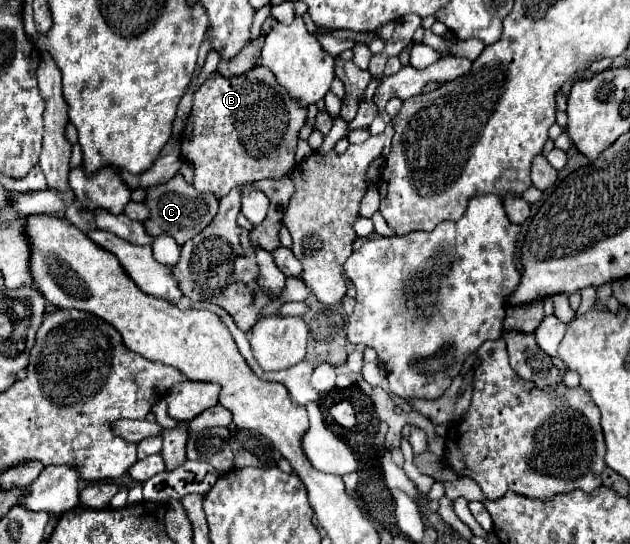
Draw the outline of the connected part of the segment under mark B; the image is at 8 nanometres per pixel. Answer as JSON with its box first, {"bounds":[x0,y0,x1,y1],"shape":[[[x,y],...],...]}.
{"bounds":[180,66,308,198],"shape":[[[254,66],[242,76],[222,78],[218,72],[212,72],[206,82],[194,92],[194,104],[188,118],[188,124],[180,138],[180,148],[184,160],[194,166],[194,182],[198,192],[212,192],[216,198],[224,198],[232,186],[244,182],[258,182],[266,178],[284,178],[296,166],[296,144],[298,132],[306,124],[308,110],[300,106],[296,98],[280,86],[274,74],[264,66]]]}

